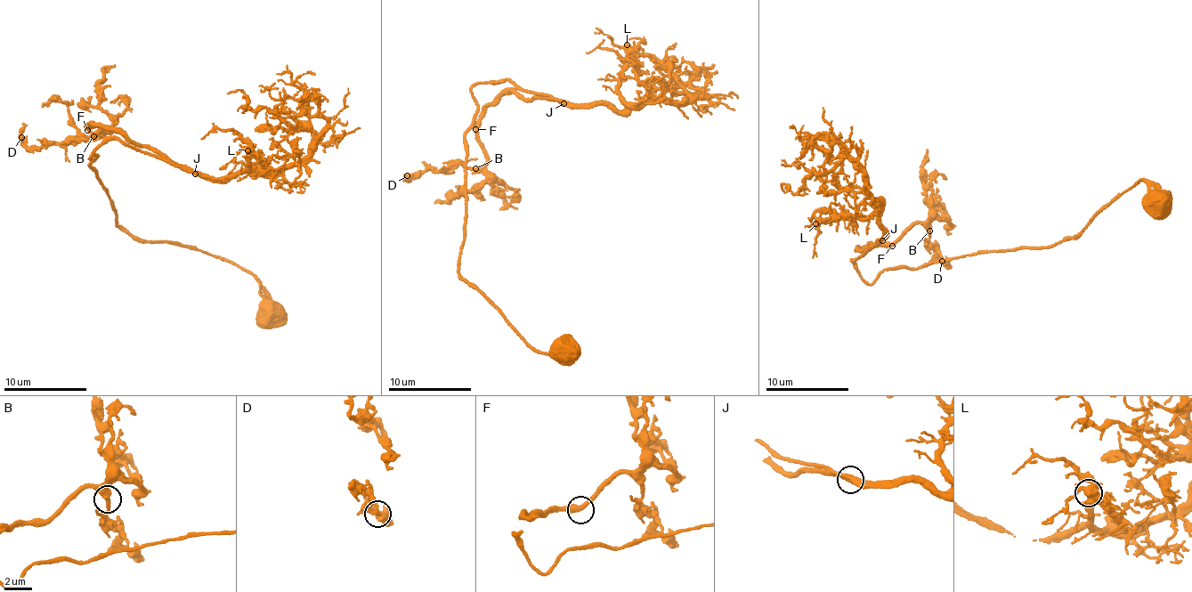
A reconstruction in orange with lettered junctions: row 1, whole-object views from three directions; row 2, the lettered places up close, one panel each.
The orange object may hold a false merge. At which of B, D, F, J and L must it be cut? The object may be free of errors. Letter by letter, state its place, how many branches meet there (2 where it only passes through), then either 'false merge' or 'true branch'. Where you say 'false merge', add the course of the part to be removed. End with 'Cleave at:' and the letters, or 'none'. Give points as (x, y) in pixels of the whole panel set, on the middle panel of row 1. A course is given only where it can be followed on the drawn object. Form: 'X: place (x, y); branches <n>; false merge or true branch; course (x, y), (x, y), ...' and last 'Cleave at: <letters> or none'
B: place (475, 168); branches 2; true branch
D: place (407, 175); branches 2; true branch
F: place (475, 129); branches 2; true branch
J: place (563, 103); branches 2; true branch
L: place (627, 44); branches 2; true branch
Cleave at: none

